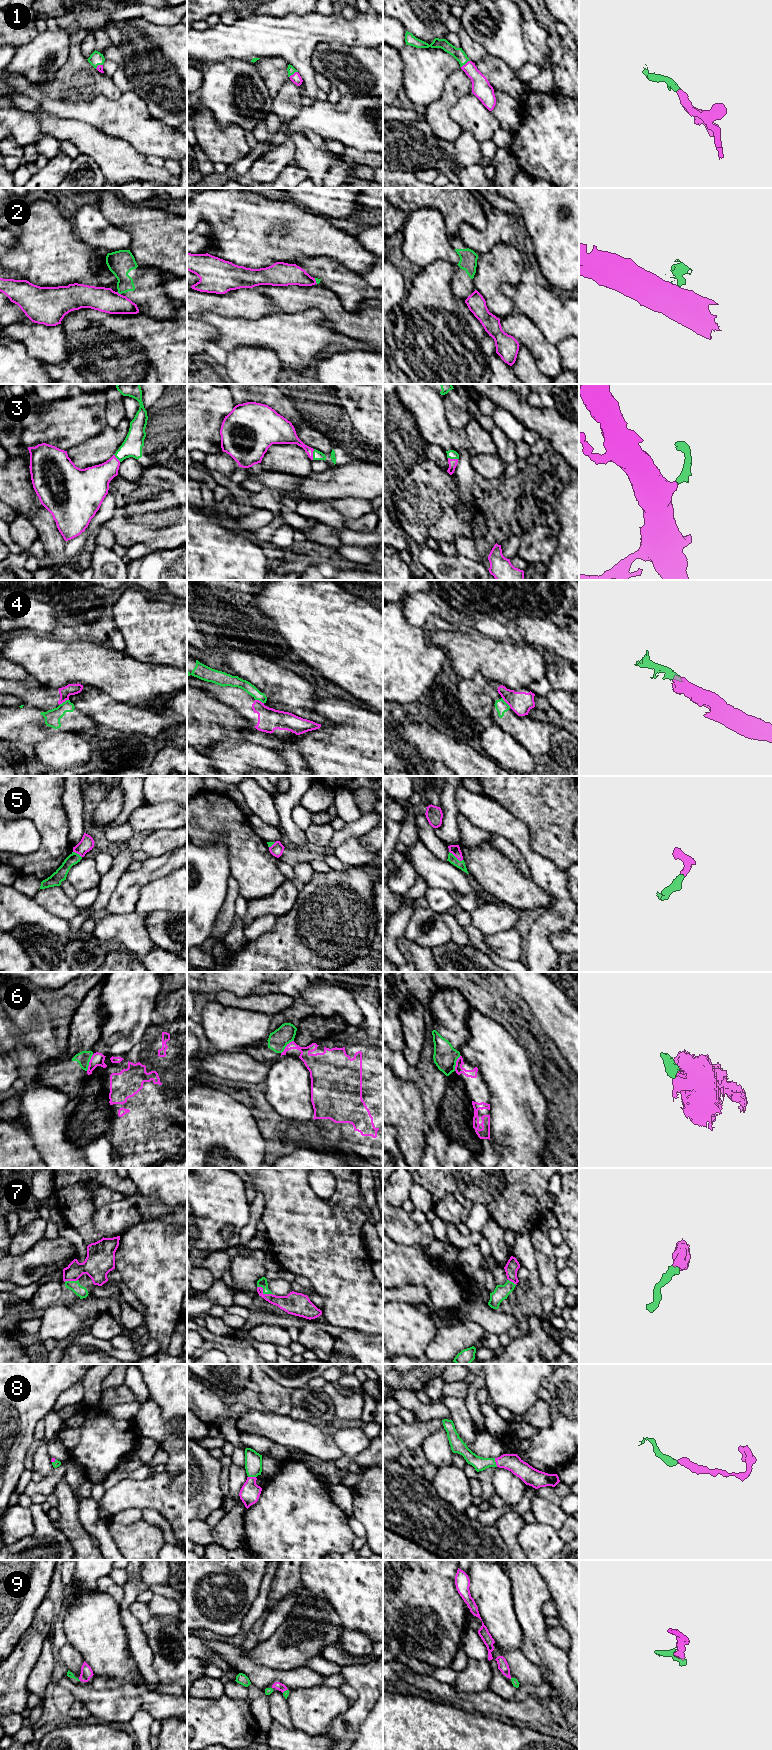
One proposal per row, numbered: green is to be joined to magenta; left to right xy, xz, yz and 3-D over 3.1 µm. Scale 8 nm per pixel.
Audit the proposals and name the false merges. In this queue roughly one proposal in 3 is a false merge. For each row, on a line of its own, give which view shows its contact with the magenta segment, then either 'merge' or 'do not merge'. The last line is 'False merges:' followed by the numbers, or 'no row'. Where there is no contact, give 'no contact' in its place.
1: contact in xz; merge
2: contact in xy; do not merge
3: contact in xz; merge
4: contact in yz; do not merge
5: contact in yz; merge
6: contact in xy; do not merge
7: contact in xz; merge
8: contact in yz; merge
9: contact in xz; merge
False merges: 2, 4, 6

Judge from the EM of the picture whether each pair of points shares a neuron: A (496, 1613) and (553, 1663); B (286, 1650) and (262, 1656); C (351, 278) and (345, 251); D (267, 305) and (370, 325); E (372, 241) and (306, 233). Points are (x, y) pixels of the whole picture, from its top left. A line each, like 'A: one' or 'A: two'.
A: two
B: one
C: two
D: two
E: two

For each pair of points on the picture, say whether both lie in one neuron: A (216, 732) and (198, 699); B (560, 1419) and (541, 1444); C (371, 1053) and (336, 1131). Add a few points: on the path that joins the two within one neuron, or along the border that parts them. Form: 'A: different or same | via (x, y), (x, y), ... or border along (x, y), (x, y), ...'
A: same | via (208, 724), (198, 714), (198, 707)
B: same | via (560, 1425), (547, 1438)
C: same | via (371, 1072), (371, 1093), (352, 1112)

